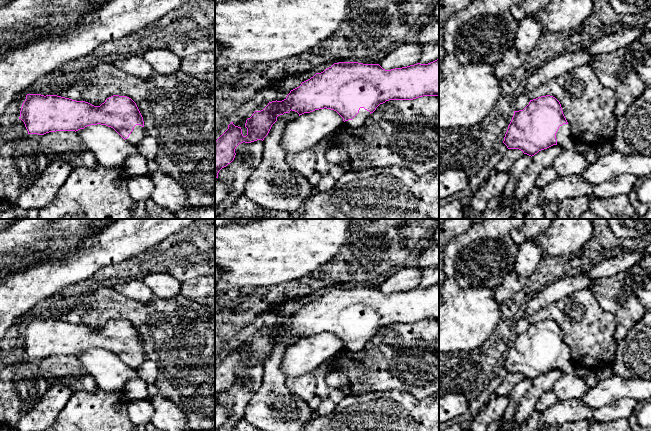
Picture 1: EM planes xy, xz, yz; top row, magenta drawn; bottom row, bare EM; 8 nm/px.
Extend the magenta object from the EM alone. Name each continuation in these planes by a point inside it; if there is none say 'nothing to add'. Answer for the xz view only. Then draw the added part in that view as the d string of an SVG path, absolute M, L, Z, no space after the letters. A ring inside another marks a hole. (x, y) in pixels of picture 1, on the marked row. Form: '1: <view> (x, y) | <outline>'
1: xz (359, 120) | M360 108L359 113L352 120L345 121L344 124L350 128L361 127L365 124L369 116L369 111L365 110L364 108Z

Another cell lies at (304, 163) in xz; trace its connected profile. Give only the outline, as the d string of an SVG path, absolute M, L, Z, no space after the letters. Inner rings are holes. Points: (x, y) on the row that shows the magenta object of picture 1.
M313 148L296 154L287 154L286 162L295 172L307 179L316 172L316 156Z

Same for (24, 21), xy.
M11 0L0 7L0 57L42 38L62 37L110 0Z

